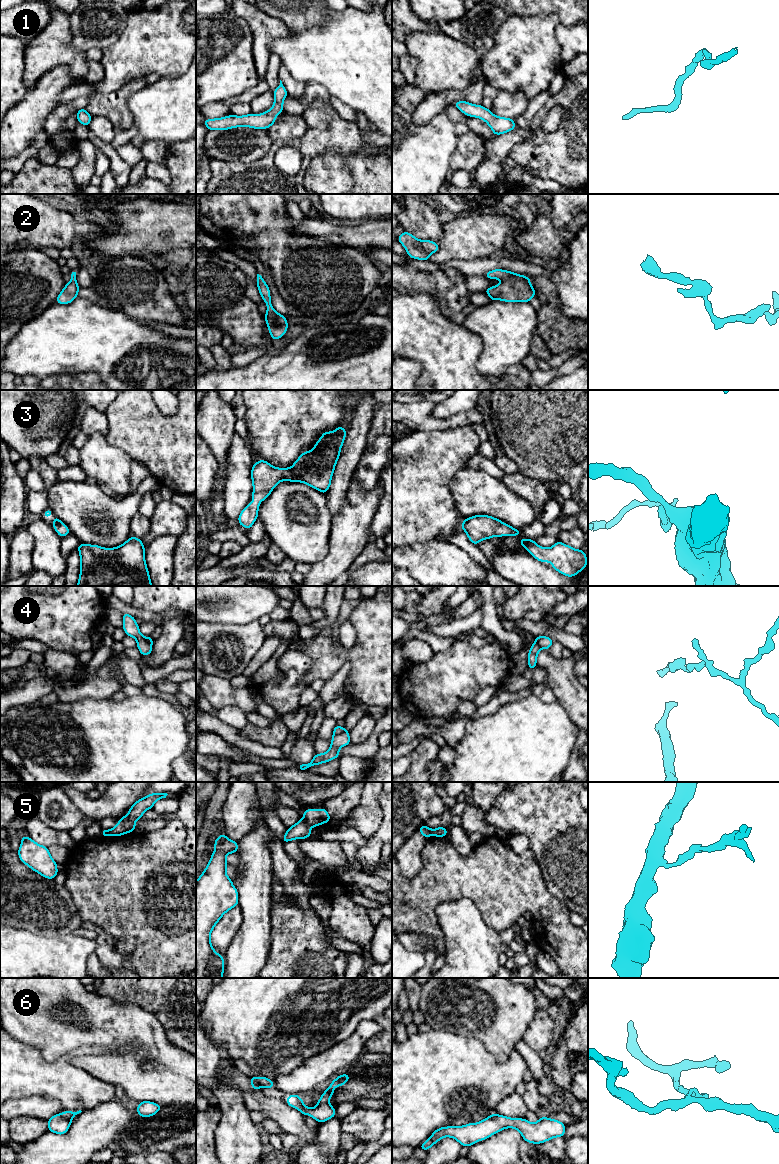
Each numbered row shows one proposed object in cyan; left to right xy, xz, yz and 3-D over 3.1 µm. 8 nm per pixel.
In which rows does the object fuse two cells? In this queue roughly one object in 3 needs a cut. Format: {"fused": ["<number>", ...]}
{"fused": ["4", "5", "6"]}

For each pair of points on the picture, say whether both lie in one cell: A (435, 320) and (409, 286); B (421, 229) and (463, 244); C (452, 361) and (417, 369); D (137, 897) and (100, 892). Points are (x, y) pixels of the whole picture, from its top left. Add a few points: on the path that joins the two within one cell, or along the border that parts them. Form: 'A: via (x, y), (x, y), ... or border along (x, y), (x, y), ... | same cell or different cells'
A: border along (402, 294), (427, 294), (438, 304) | different cells
B: border along (443, 224), (443, 235), (437, 243) | different cells
C: border along (402, 357), (421, 364), (423, 372), (417, 379) | different cells
D: via (128, 892), (109, 892) | same cell

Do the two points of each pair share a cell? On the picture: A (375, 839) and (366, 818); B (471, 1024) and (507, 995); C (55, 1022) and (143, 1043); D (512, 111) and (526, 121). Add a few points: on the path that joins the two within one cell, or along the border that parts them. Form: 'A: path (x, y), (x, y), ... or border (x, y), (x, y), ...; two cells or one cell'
A: border (381, 821), (378, 828), (366, 838); two cells
B: path (480, 1015), (488, 1007), (498, 1004); one cell
C: path (77, 1024), (121, 1025); one cell
D: border (529, 100), (526, 109), (513, 119); two cells

